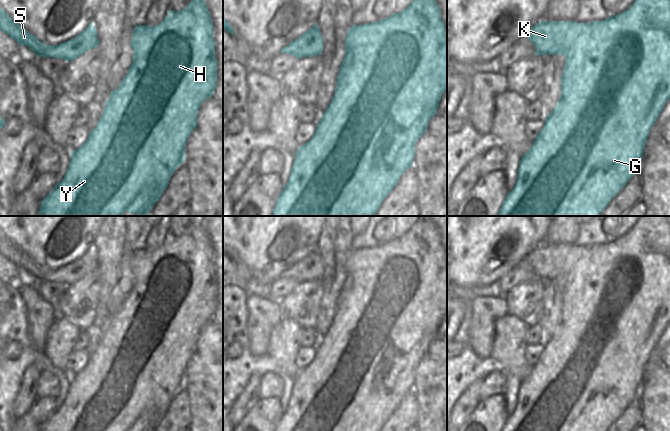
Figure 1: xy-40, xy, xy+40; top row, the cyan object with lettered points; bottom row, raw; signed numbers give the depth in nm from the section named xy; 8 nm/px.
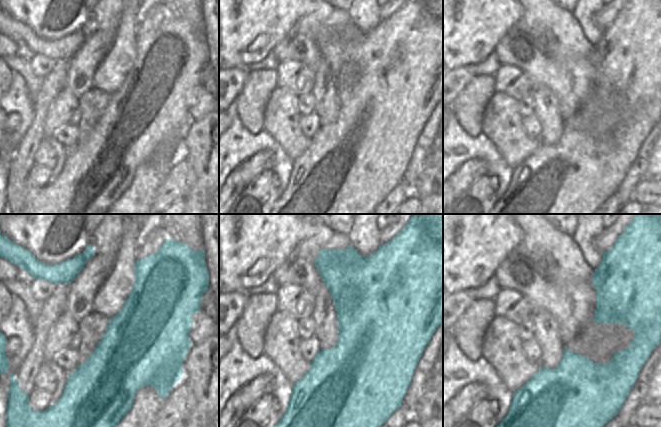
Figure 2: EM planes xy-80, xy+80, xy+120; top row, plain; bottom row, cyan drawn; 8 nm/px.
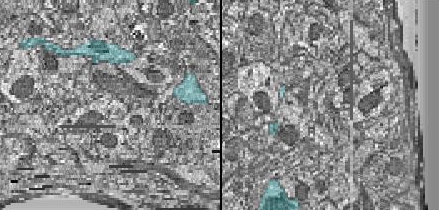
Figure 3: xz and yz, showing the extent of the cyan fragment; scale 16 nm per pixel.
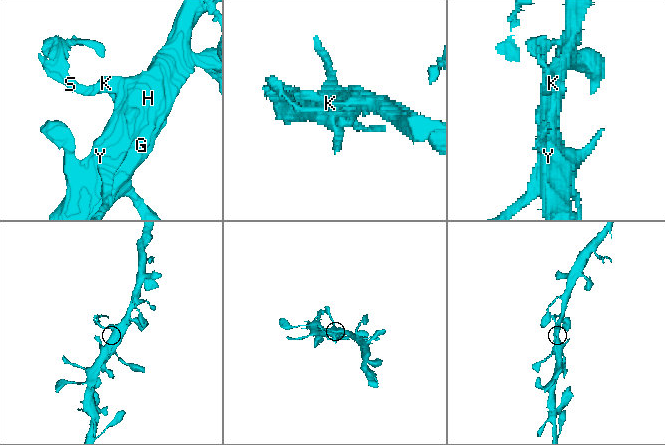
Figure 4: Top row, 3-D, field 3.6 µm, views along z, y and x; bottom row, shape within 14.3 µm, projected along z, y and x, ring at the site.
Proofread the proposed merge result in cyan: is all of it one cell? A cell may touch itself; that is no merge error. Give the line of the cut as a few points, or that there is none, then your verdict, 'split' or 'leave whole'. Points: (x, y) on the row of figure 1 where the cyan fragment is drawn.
cut xy (302, 35), (308, 40), (315, 54); split

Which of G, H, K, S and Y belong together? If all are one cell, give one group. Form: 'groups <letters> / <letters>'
groups G H K Y / S

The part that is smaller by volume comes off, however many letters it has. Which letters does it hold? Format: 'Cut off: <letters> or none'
Cut off: S

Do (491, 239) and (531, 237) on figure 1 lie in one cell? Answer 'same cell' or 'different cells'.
same cell

